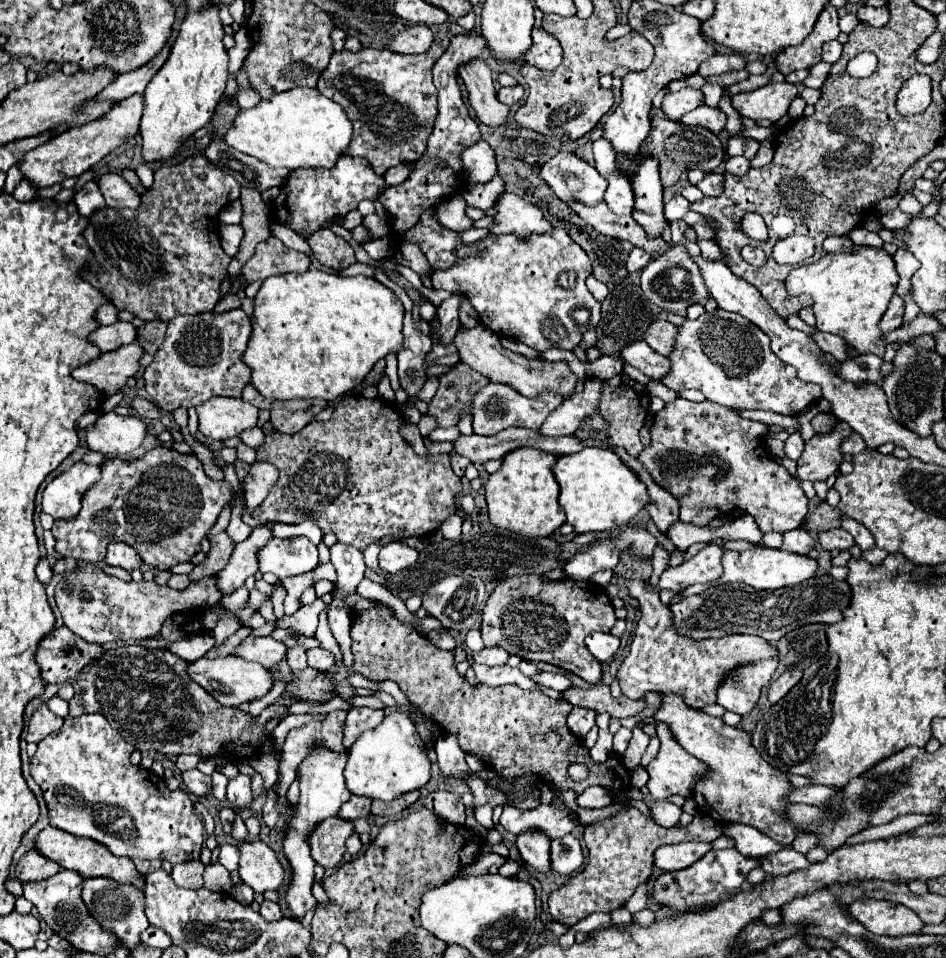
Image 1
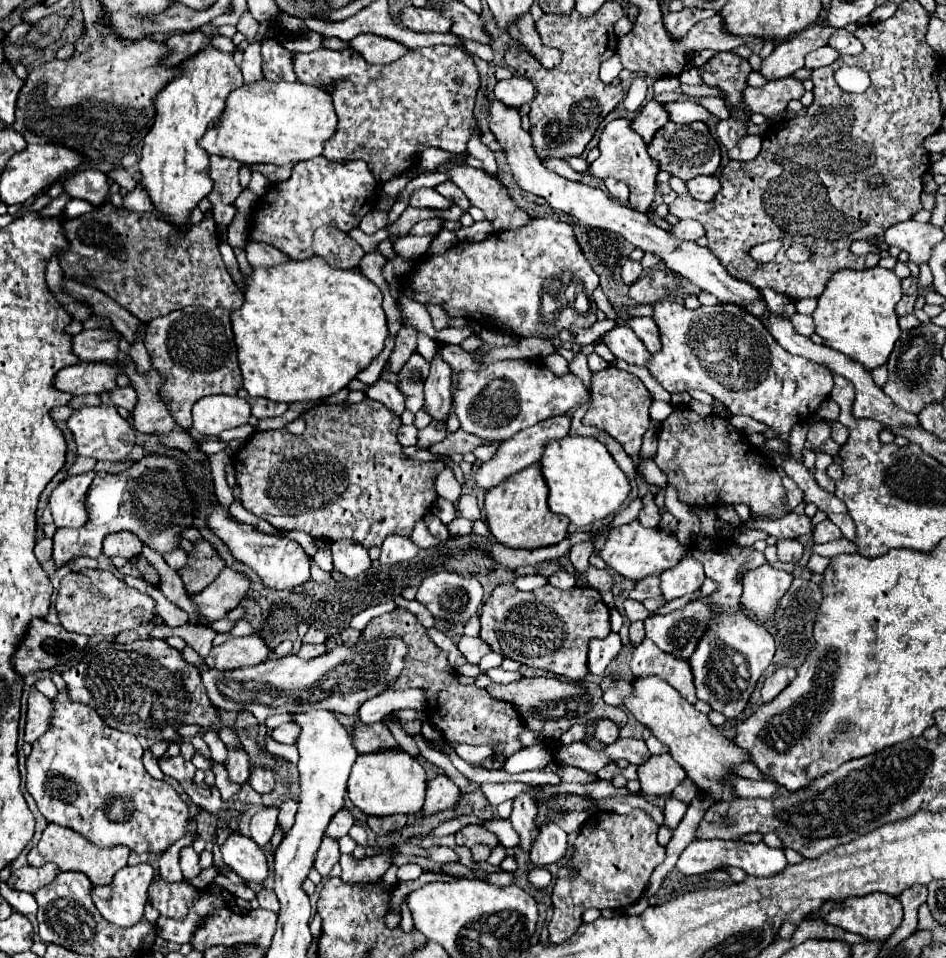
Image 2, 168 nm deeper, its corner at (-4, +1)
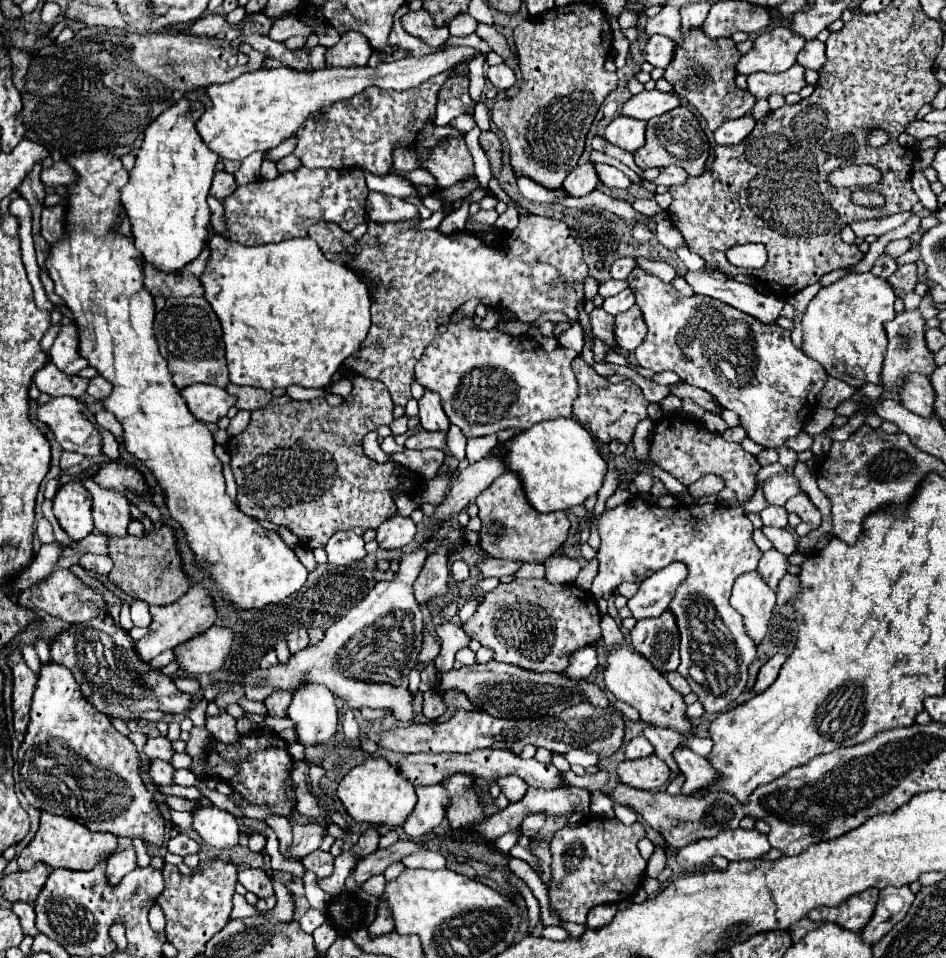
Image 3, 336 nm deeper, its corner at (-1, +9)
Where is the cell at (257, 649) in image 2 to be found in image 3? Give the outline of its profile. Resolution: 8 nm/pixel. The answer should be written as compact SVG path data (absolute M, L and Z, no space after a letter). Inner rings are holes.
M214 625L202 635L174 647L174 659L178 667L190 675L214 673L224 665L232 641L234 633L230 629Z

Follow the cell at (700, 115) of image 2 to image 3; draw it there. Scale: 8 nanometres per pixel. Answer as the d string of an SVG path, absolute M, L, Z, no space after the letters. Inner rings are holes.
M652 89L652 91L642 91L638 95L632 95L620 107L620 115L648 121L648 119L658 117L658 115L662 115L678 105L680 105L680 99L674 93L662 93L662 91Z

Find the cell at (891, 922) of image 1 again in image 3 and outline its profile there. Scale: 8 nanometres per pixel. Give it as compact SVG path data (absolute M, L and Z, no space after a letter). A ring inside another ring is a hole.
M872 887L858 895L852 895L846 903L840 903L838 907L818 907L808 913L808 919L814 923L820 921L836 923L848 931L860 931L870 921L876 901L878 901L878 889Z

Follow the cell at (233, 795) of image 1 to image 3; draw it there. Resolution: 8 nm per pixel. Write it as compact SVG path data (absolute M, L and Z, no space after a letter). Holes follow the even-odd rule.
M220 711L218 715L214 715L214 717L206 717L206 729L216 737L216 739L220 739L222 743L234 743L238 737L240 737L240 733L238 733L238 729L236 729L236 719L234 717L230 717L226 711Z

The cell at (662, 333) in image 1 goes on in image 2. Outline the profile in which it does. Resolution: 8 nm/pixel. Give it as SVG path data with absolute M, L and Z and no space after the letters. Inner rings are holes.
M635 317L633 321L629 321L629 327L651 353L657 353L661 349L661 337L657 331L657 323L653 323L653 317Z

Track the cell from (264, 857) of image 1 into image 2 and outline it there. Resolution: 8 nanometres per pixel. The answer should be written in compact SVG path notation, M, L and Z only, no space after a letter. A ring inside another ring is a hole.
M231 833L227 841L221 845L221 853L225 863L239 873L245 881L263 883L269 875L269 865L263 849L247 835Z

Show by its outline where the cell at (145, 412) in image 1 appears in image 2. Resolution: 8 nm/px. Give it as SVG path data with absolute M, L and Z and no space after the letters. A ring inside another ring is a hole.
M117 387L111 391L111 401L117 407L125 407L129 411L133 411L133 407L137 407L137 391L133 387Z

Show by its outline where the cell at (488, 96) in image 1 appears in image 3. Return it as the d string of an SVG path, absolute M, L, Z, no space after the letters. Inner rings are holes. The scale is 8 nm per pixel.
M520 177L520 179L518 179L518 189L520 189L520 195L522 195L524 199L528 199L528 201L538 201L538 203L552 203L554 199L568 197L568 195L564 193L564 189L552 191L552 189L546 189L546 187L534 183L534 181L528 179L528 177Z

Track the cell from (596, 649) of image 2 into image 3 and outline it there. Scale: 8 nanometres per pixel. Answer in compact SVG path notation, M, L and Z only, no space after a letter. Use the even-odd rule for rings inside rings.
M582 647L570 655L570 665L566 667L566 677L568 679L588 679L590 673L596 669L598 659L596 659L596 649L594 647Z

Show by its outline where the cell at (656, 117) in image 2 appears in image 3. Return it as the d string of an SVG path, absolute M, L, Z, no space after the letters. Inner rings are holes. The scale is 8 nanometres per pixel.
M618 115L604 129L604 137L612 145L616 145L628 153L634 153L644 145L644 131L646 131L646 121Z

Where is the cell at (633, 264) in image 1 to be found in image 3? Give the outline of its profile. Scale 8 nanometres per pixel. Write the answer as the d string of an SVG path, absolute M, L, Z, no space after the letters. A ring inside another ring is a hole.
M622 257L618 261L614 261L612 269L610 269L610 275L612 279L626 279L628 273L636 267L636 261L632 257Z

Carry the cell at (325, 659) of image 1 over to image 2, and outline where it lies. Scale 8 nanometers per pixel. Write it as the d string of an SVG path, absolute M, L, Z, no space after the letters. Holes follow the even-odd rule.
M303 645L297 655L299 655L301 659L313 659L313 657L317 657L317 655L325 655L325 651L327 651L325 645Z

